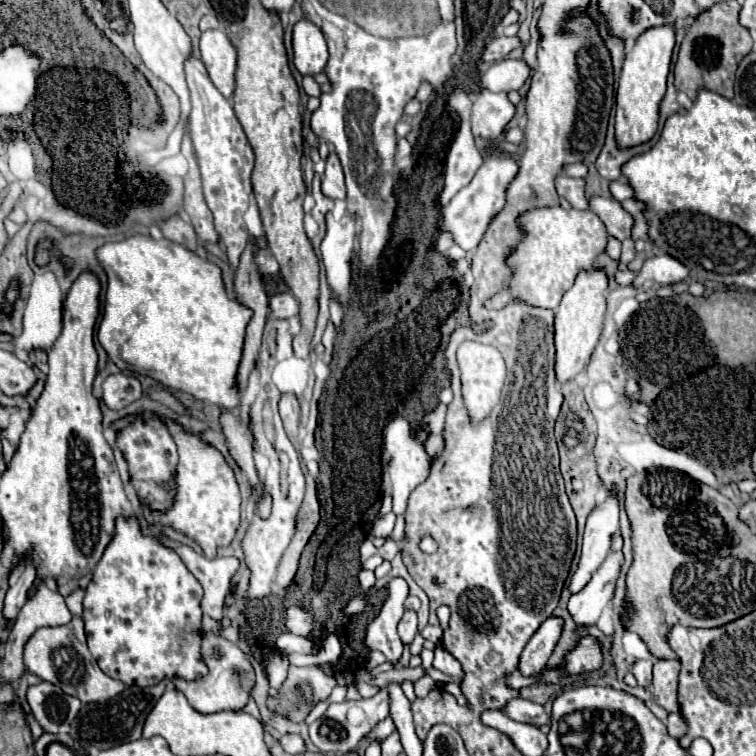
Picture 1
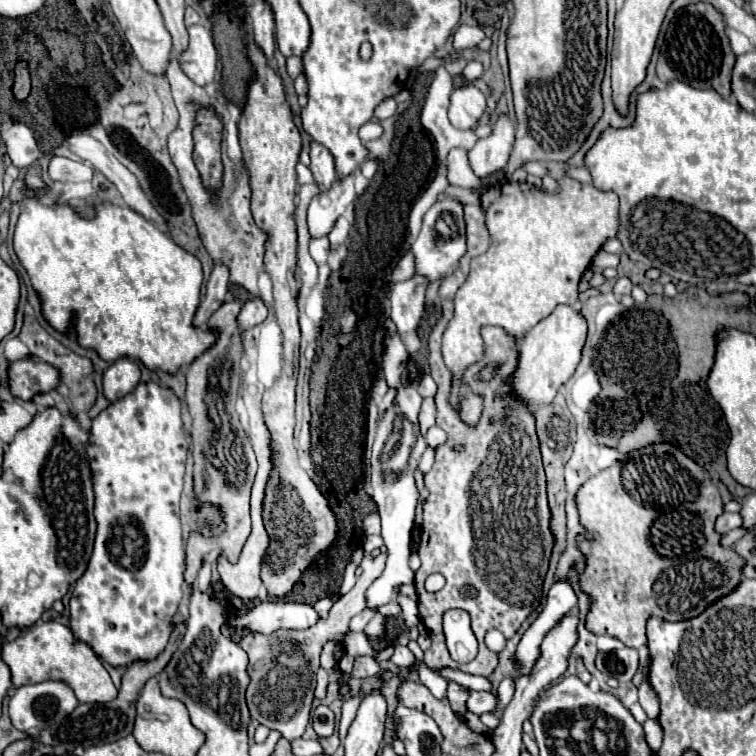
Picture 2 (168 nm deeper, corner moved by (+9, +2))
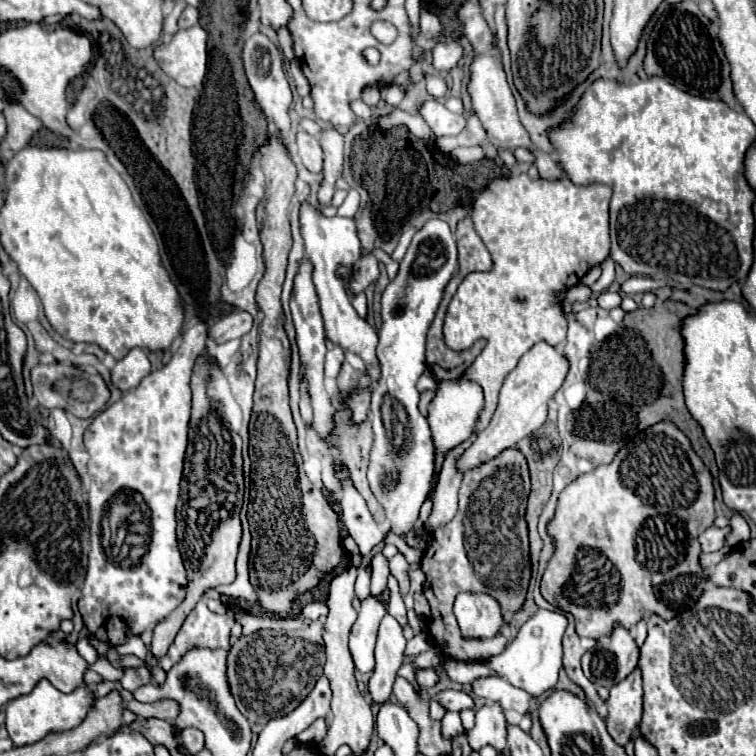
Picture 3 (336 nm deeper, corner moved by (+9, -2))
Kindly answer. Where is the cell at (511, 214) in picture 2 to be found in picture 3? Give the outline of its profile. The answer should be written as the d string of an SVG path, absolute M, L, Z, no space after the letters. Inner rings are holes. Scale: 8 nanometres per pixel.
M517 174L493 180L475 196L471 218L477 234L491 252L493 268L489 272L471 272L463 278L445 314L443 340L445 346L455 352L469 350L479 338L487 340L483 354L477 356L465 372L467 380L473 380L483 388L485 406L479 412L473 434L445 454L435 486L433 512L425 522L429 532L439 524L447 524L457 512L457 490L463 478L457 462L475 436L489 424L507 372L515 368L523 352L535 342L547 340L555 346L565 342L567 318L559 294L575 286L589 268L601 264L609 256L611 194L611 188L603 184L579 188L569 178L551 182Z

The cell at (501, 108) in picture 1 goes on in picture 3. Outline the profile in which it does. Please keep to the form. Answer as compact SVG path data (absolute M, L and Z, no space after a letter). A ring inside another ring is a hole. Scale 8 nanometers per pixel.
M439 100L425 102L419 112L425 116L425 120L431 126L435 136L457 136L467 124L463 114L449 112L445 108L445 104L441 104Z

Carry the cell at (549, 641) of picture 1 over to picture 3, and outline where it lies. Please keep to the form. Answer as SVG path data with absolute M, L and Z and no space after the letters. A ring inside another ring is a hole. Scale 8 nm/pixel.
M499 702L485 704L483 708L479 708L475 712L475 726L473 726L473 730L467 732L467 740L469 740L469 746L487 746L487 744L491 744L499 752L507 750L507 720L505 720L505 714L503 714L503 708L499 706Z

